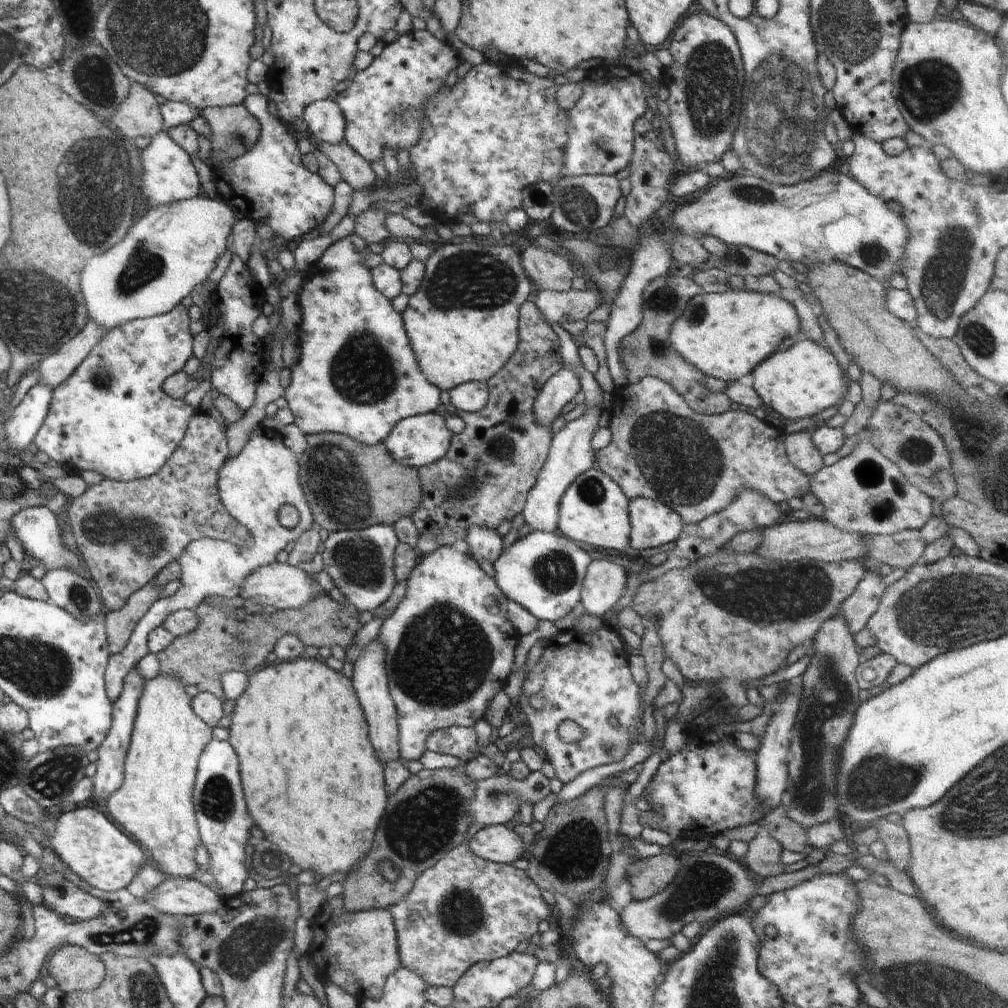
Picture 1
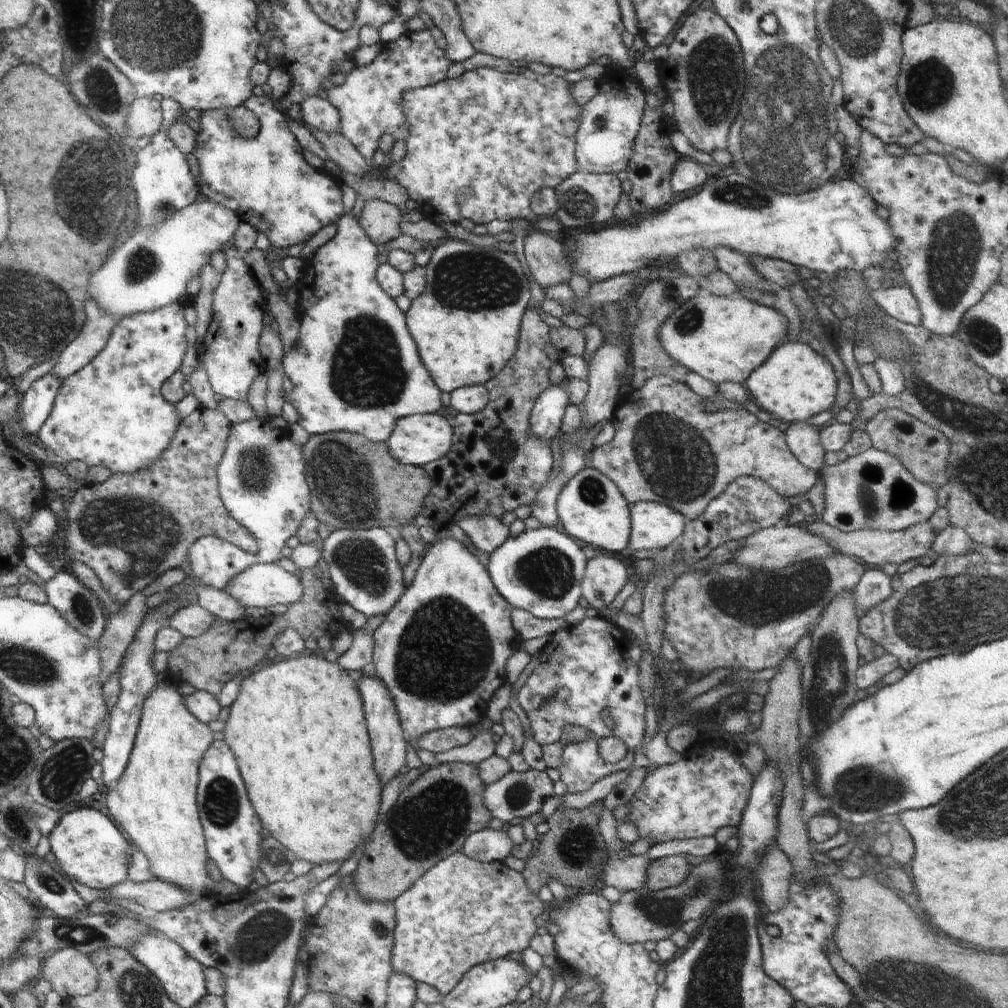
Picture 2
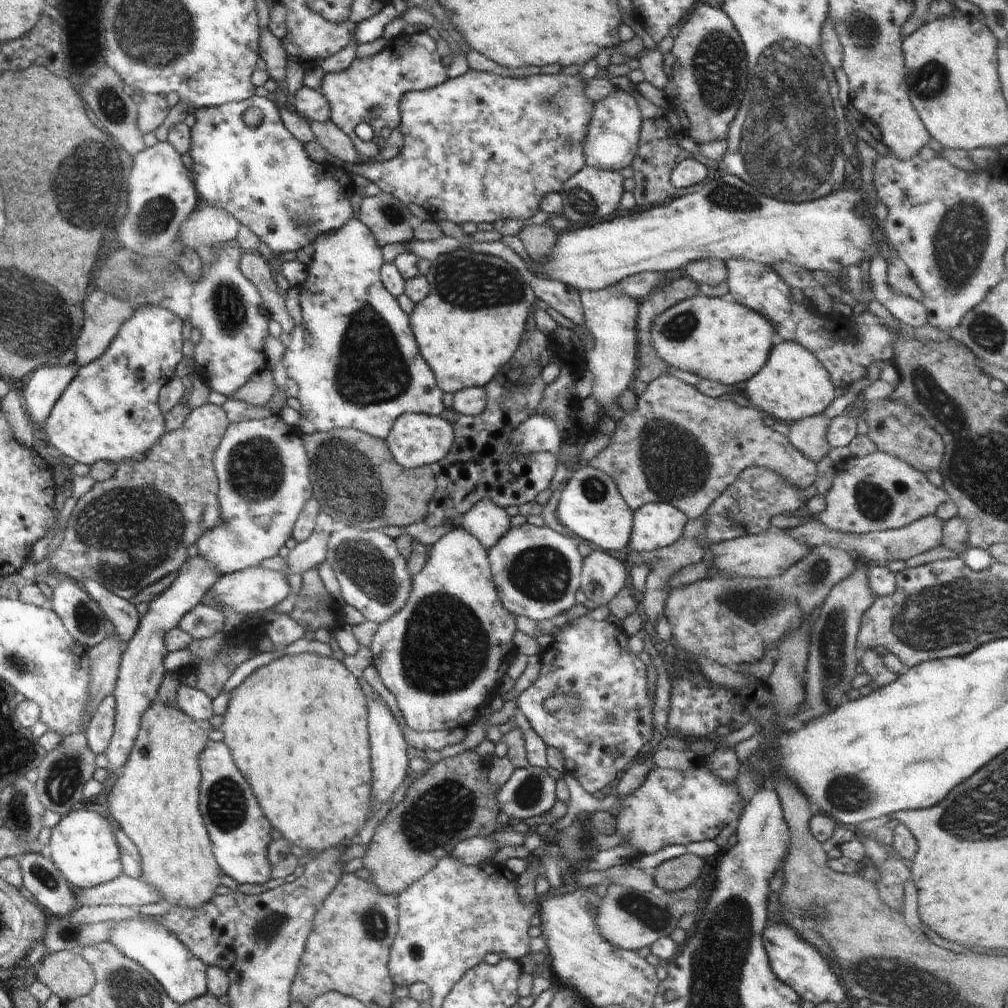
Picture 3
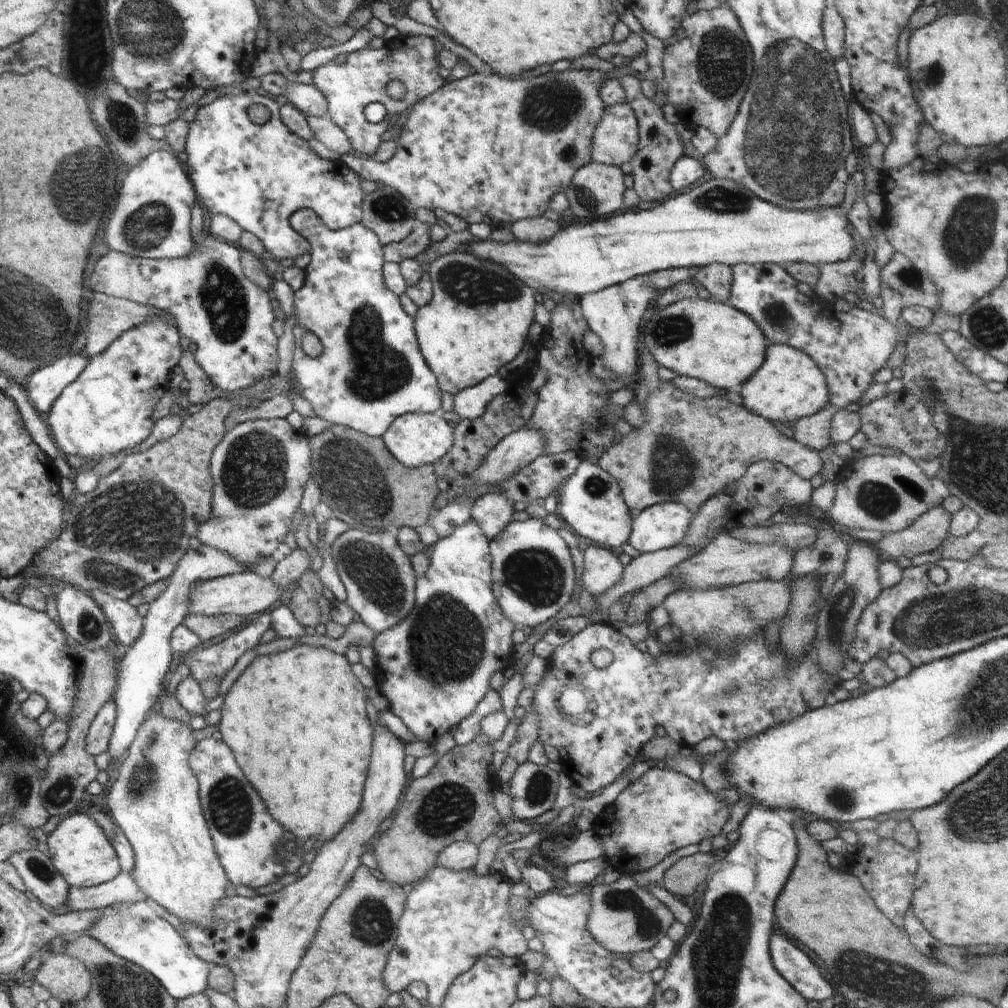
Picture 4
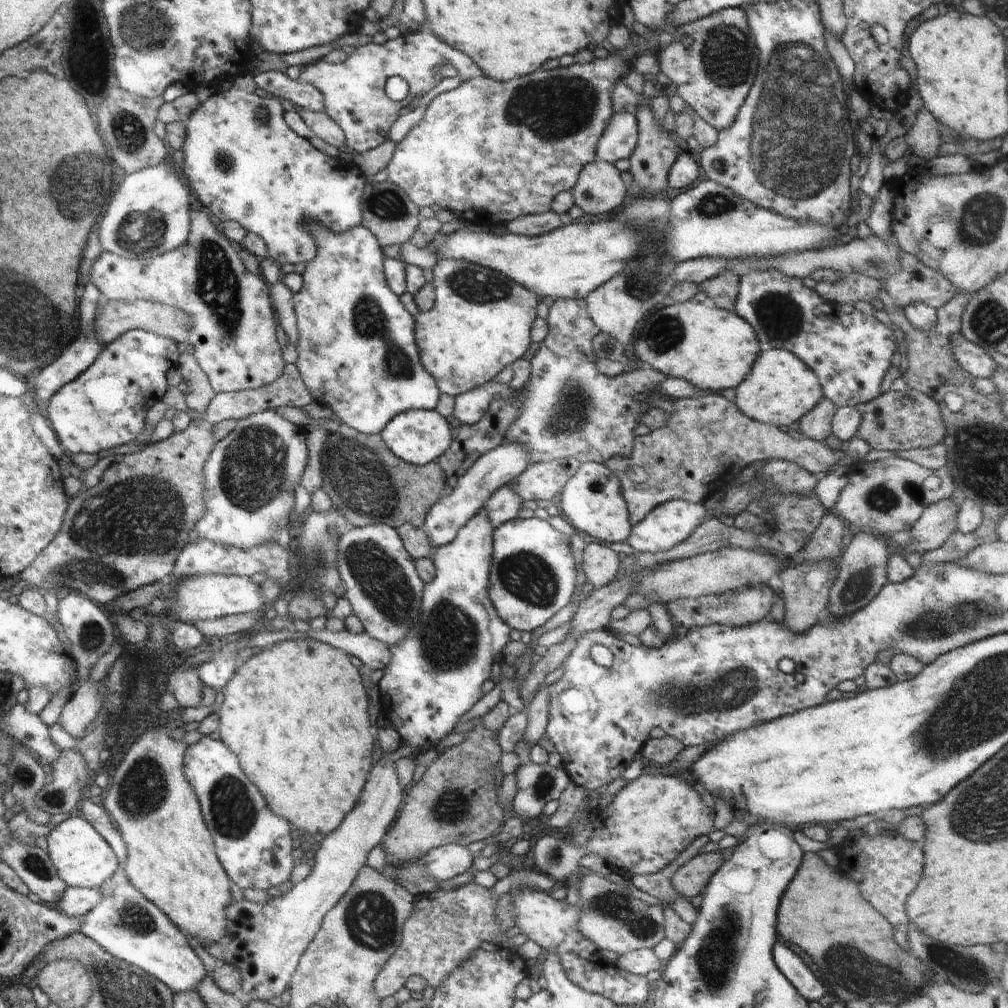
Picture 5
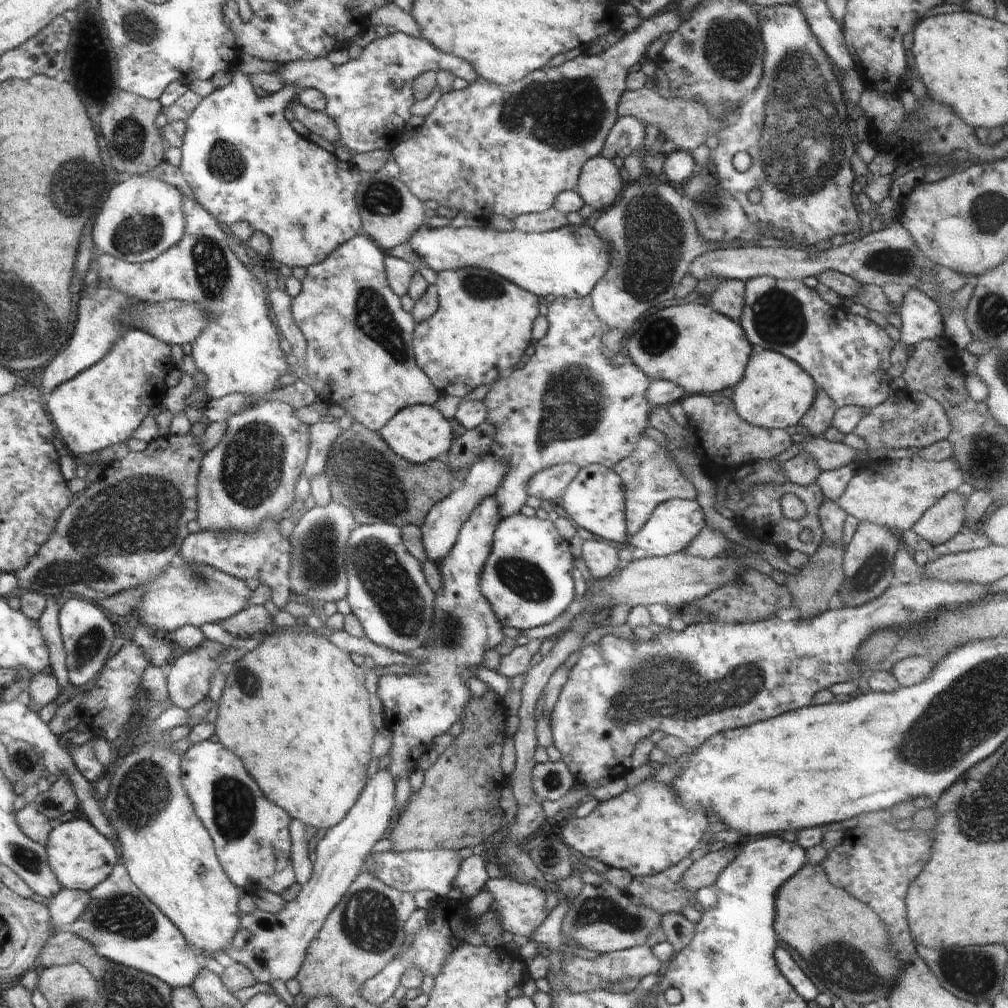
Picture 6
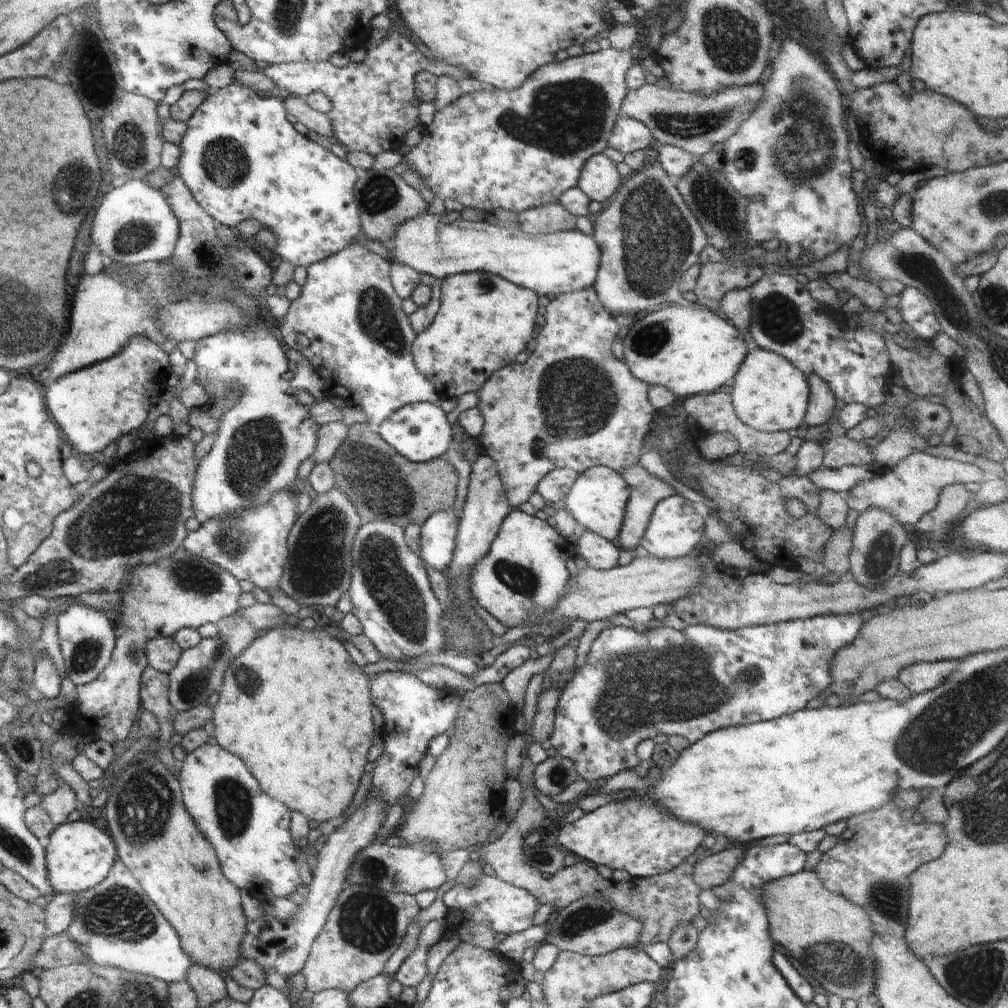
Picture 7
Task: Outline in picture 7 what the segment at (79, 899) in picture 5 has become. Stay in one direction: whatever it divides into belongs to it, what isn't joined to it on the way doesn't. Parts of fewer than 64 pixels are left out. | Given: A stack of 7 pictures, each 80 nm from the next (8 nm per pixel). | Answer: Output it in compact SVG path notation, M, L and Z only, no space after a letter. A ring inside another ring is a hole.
M56 893L48 898L47 929L50 935L59 935L66 932L72 920L74 920L74 909L77 901L75 893Z

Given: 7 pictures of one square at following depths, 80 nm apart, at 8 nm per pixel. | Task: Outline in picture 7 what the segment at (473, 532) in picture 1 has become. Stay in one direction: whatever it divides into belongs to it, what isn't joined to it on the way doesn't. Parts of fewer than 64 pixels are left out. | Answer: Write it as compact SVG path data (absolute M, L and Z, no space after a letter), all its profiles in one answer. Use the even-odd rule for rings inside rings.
M586 287L569 293L557 294L547 306L547 312L544 315L545 324L536 329L536 348L528 355L524 363L512 363L491 374L491 377L478 390L477 407L480 409L484 419L484 426L480 434L479 444L484 454L488 455L496 464L499 477L501 478L505 495L511 508L517 508L522 502L526 502L532 493L537 490L539 482L554 469L570 469L578 474L584 472L587 468L602 465L616 472L622 472L628 467L634 466L639 462L641 450L645 436L649 433L656 420L656 410L651 405L648 398L649 387L645 382L634 378L628 366L624 361L617 359L612 354L612 343L616 338L621 337L618 323L615 318L601 305L595 288Z

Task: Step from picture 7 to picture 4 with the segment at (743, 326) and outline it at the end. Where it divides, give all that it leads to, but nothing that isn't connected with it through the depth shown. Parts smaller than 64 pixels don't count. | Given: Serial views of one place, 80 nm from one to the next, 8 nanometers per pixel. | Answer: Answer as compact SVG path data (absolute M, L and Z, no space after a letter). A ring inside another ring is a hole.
M707 264L705 267L699 268L699 272L694 276L694 282L704 286L710 293L712 300L729 304L733 283L733 270L730 265Z

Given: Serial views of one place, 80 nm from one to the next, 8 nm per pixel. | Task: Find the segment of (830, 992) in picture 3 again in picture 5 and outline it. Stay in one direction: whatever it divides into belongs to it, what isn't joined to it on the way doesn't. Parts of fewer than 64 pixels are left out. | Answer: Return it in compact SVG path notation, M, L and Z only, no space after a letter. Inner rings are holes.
M776 941L773 946L773 959L788 982L791 982L807 1001L816 1002L829 993L828 988L808 970L802 958L790 951L786 944Z

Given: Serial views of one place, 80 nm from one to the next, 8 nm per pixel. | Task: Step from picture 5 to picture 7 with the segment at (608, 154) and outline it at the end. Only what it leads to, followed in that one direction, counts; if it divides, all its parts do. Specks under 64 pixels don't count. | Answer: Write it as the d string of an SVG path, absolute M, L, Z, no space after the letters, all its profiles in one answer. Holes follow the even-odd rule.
M620 115L608 139L608 148L614 148L622 154L634 152L634 150L640 150L640 148L650 151L652 139L651 130L648 130L643 122Z

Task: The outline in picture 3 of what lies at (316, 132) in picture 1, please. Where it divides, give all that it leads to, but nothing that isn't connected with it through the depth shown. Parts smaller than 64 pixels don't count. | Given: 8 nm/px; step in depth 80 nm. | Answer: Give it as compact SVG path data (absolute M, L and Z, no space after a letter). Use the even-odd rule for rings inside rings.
M307 86L296 91L291 107L306 120L321 123L329 119L331 111L329 102L321 91Z

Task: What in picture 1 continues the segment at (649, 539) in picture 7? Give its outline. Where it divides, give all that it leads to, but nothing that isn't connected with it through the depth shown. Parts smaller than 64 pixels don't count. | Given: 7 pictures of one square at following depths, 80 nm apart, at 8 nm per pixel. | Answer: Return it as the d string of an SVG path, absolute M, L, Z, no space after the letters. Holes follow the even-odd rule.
M636 497L629 500L629 546L646 550L674 542L682 534L681 516L660 502Z

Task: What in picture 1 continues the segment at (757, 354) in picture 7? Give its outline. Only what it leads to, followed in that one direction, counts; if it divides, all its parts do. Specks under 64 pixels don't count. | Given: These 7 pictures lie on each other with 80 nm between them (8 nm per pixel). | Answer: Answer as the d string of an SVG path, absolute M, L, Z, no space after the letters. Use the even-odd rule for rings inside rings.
M804 339L786 350L771 354L755 366L751 375L752 388L760 396L762 404L790 420L816 416L844 400L843 396L848 392L848 384L836 358L822 346L808 340L804 342Z

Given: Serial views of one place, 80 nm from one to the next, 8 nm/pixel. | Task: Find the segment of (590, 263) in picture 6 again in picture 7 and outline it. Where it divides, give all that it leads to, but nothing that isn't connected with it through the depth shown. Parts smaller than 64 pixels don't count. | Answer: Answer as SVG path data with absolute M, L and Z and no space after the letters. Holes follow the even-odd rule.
M429 211L414 216L396 227L393 237L384 246L390 251L388 262L409 266L420 274L430 274L438 282L450 275L467 273L468 271L486 271L500 275L516 286L532 289L538 296L569 293L586 287L592 287L600 260L600 249L593 236L587 236L578 229L572 231L556 231L555 233L526 234L520 226L501 227L483 221L465 221L463 218L452 223L447 221L446 214L437 216Z

